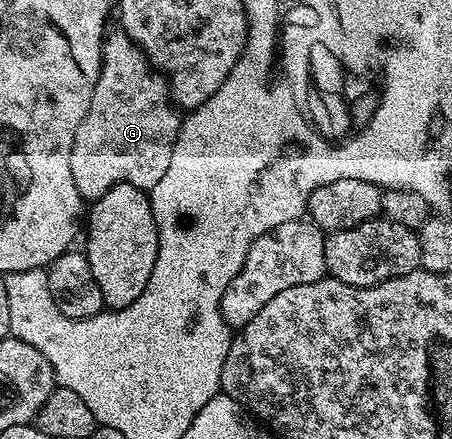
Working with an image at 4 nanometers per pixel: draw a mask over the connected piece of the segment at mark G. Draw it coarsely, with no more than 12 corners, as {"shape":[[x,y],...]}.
{"shape":[[118,28],[69,156],[84,200],[150,192],[181,114]]}

